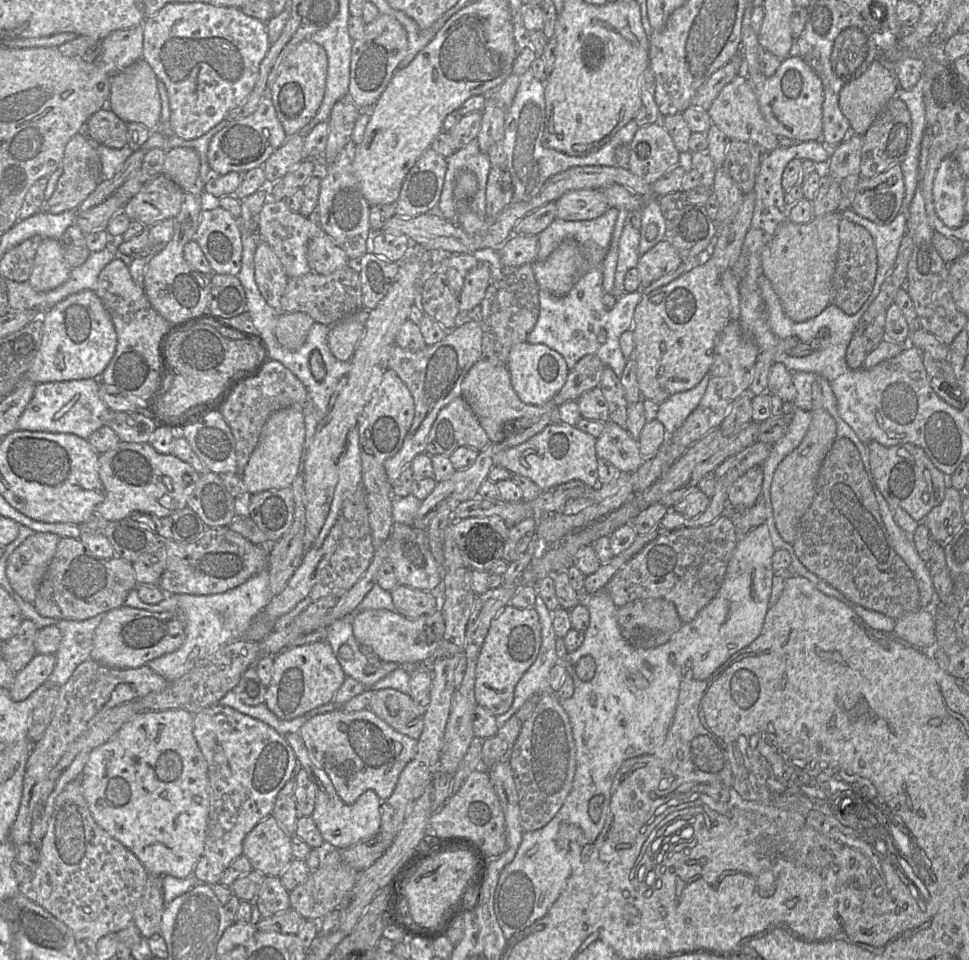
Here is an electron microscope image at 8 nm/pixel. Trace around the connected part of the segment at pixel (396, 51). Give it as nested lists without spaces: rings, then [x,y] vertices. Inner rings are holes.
[[[380,13],[373,22],[367,24],[363,37],[353,41],[352,45],[349,95],[357,107],[360,109],[368,109],[371,106],[375,106],[376,102],[388,86],[390,79],[398,69],[398,65],[406,57],[407,53],[407,32],[396,18]]]

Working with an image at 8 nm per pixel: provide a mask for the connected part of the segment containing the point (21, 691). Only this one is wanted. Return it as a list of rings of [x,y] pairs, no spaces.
[[[36,654],[32,660],[20,670],[12,687],[8,690],[11,699],[21,702],[38,689],[51,675],[56,663],[55,654]]]

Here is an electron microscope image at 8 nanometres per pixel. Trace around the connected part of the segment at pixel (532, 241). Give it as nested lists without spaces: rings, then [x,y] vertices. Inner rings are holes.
[[[513,233],[498,251],[503,265],[520,267],[534,263],[538,254],[538,237]]]

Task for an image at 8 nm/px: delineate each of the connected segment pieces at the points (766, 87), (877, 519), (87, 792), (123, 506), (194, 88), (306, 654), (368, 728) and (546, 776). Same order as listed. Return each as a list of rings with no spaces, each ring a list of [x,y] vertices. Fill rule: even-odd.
[[[748,4],[742,20],[740,52],[743,55],[743,72],[756,94],[762,115],[770,129],[780,139],[798,142],[822,140],[822,105],[825,100],[823,84],[818,74],[800,56],[785,58],[774,75],[766,77],[760,70],[758,36],[751,26],[752,7]]]
[[[836,438],[827,452],[816,495],[792,545],[809,571],[855,604],[895,620],[921,607],[917,582],[891,543],[860,453],[849,438]]]
[[[182,709],[146,711],[134,716],[106,743],[94,748],[80,783],[95,822],[130,850],[150,875],[185,879],[204,851],[210,786],[207,762],[193,735],[194,715]]]
[[[120,442],[115,448],[100,454],[99,476],[105,489],[105,498],[96,508],[95,513],[106,522],[127,518],[132,512],[144,512],[157,517],[170,516],[188,507],[188,499],[200,478],[200,474],[190,464],[180,460],[174,454],[161,454],[150,443],[127,442]],[[164,495],[169,495],[176,501],[175,509],[166,509],[160,504],[160,498]]]
[[[203,2],[168,3],[143,23],[143,53],[164,83],[170,107],[170,132],[193,140],[202,137],[223,121],[229,112],[244,103],[257,82],[260,64],[270,46],[266,22],[247,16],[237,7],[215,6]]]
[[[326,640],[290,648],[274,657],[272,679],[264,703],[279,719],[292,720],[331,702],[345,678],[346,675]]]
[[[343,708],[320,714],[309,719],[299,730],[311,760],[323,769],[333,786],[346,804],[353,804],[366,790],[373,790],[385,801],[393,793],[404,767],[417,752],[417,740],[393,729],[369,708],[356,712],[347,712]]]
[[[556,694],[541,695],[531,715],[525,720],[515,741],[509,760],[518,793],[521,827],[535,831],[544,827],[559,811],[571,791],[576,770],[576,749],[569,717]]]

